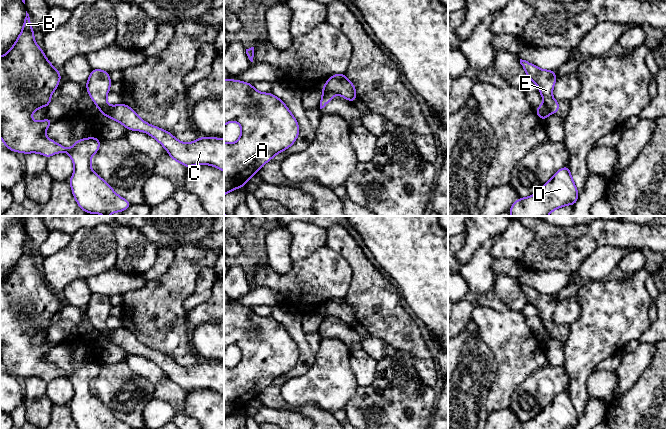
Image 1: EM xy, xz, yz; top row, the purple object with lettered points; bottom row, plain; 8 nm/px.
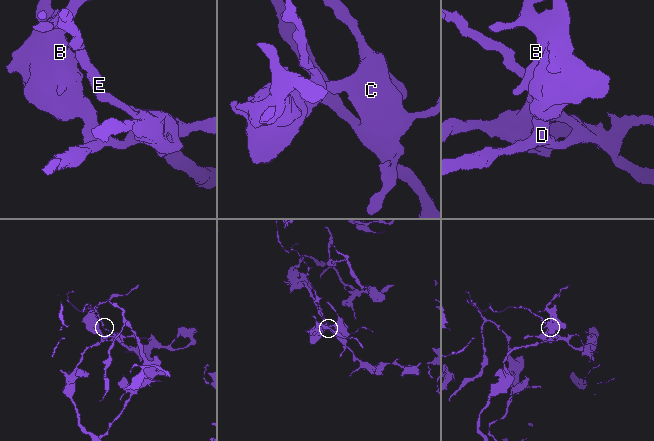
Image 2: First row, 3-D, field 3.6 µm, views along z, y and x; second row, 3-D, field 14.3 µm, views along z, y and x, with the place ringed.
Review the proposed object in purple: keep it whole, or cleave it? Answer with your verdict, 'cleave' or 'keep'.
cleave

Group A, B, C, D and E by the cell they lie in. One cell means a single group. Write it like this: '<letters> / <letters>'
A B C D / E

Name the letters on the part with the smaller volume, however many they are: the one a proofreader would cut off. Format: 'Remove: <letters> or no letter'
Remove: E

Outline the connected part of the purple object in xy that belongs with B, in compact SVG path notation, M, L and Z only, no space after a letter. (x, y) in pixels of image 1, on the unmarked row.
M26 235L21 257L10 274L4 280L0 280L0 344L2 345L0 361L4 366L4 370L13 376L21 376L23 378L40 377L47 383L56 377L67 377L74 387L74 396L69 407L73 421L78 429L132 429L128 424L117 419L105 404L92 395L91 381L98 376L101 368L101 365L98 362L88 361L85 363L77 363L77 366L71 372L67 373L63 369L58 368L45 360L47 352L52 348L53 343L47 341L45 344L38 346L31 343L31 339L37 333L40 331L47 332L52 326L51 318L57 313L60 304L61 296L54 292L45 280L43 273L35 266L31 244Z

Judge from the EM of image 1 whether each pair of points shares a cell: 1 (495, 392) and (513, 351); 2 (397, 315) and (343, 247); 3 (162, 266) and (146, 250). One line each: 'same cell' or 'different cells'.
1: same cell
2: same cell
3: different cells

